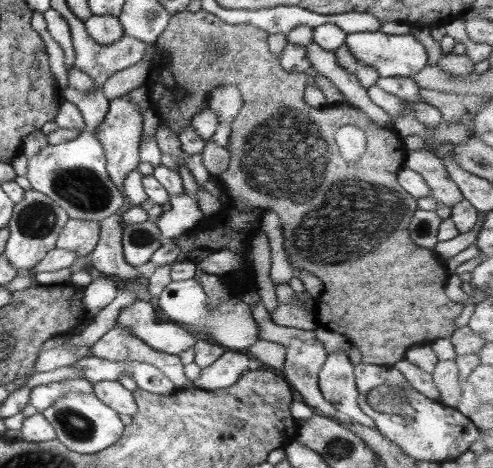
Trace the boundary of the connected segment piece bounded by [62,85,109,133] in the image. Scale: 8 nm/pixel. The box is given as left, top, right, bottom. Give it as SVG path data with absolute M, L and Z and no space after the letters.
M68 85L62 92L62 100L75 104L84 118L86 131L96 132L109 111L109 100L101 88L93 91L81 91Z

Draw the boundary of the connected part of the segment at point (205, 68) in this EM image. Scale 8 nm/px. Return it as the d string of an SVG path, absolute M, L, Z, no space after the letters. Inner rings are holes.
M200 9L196 12L182 11L172 14L169 18L166 30L158 37L156 42L160 43L171 54L171 59L164 64L158 63L151 67L148 80L145 82L149 88L149 95L153 108L157 110L162 124L166 124L168 128L172 128L172 132L177 136L180 134L187 134L192 132L192 118L201 110L208 108L210 93L217 87L227 84L233 84L238 87L241 92L243 105L240 107L239 113L233 125L232 144L227 146L231 153L231 160L226 171L215 175L219 180L222 189L231 199L230 205L226 205L218 214L207 217L202 220L201 224L194 227L188 233L175 238L175 243L181 248L183 252L189 250L196 250L197 248L210 248L211 252L226 249L234 254L244 256L244 250L248 250L248 242L251 237L255 235L260 229L260 218L264 216L265 212L271 210L278 215L281 222L282 234L285 237L283 243L284 248L288 252L288 260L293 268L306 269L312 271L323 282L323 290L318 298L315 299L316 319L327 330L336 332L344 336L354 347L360 352L362 356L362 363L386 365L393 367L396 362L404 359L405 353L413 345L430 344L438 339L450 339L456 330L455 320L460 316L463 305L457 301L450 299L444 288L449 277L449 273L445 269L444 261L437 255L434 250L422 248L411 241L409 237L408 225L412 220L412 215L417 209L417 198L408 194L397 179L398 171L404 166L405 158L407 157L407 150L404 143L391 128L378 126L374 123L367 114L364 114L360 109L354 107L342 107L340 110L333 109L333 107L323 106L314 108L306 104L303 92L307 86L308 74L306 72L286 72L279 63L279 58L270 52L267 41L268 33L253 24L228 24L220 20L217 16ZM344 126L354 126L360 129L366 136L366 148L358 161L346 161L340 158L340 152L336 148L334 142L337 141L338 131ZM354 182L360 182L360 186L356 186Z

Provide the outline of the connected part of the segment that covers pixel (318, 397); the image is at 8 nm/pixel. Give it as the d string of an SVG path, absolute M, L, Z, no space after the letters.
M262 303L251 306L251 313L256 319L256 325L260 329L260 339L268 340L274 343L282 344L286 349L285 364L283 365L285 382L294 390L302 395L302 401L314 409L316 414L322 414L334 420L342 420L344 422L353 421L349 416L339 414L334 405L324 399L322 392L319 390L318 374L326 361L327 354L324 344L316 339L314 331L301 330L298 328L288 328L274 324L269 313Z

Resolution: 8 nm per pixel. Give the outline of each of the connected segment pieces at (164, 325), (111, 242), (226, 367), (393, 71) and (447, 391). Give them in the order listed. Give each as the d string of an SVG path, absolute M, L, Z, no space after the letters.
M138 299L130 306L121 308L115 326L130 329L140 341L153 350L170 355L180 355L184 350L194 348L195 333L190 333L174 322L163 322L156 317L156 310L150 302Z
M125 196L125 203L119 212L105 218L101 223L98 244L94 250L88 254L90 264L99 270L103 276L112 277L119 280L133 280L142 274L126 262L123 255L121 223L123 212L134 206L129 198Z
M228 350L216 362L202 368L202 374L193 380L194 387L210 392L233 386L249 370L248 362L244 354Z
M376 32L347 33L345 43L359 64L372 66L379 76L408 76L420 72L427 65L427 52L424 45L410 33L396 35Z
M444 360L436 364L434 372L431 374L433 384L439 391L438 401L445 406L456 409L462 394L460 373L456 360Z

